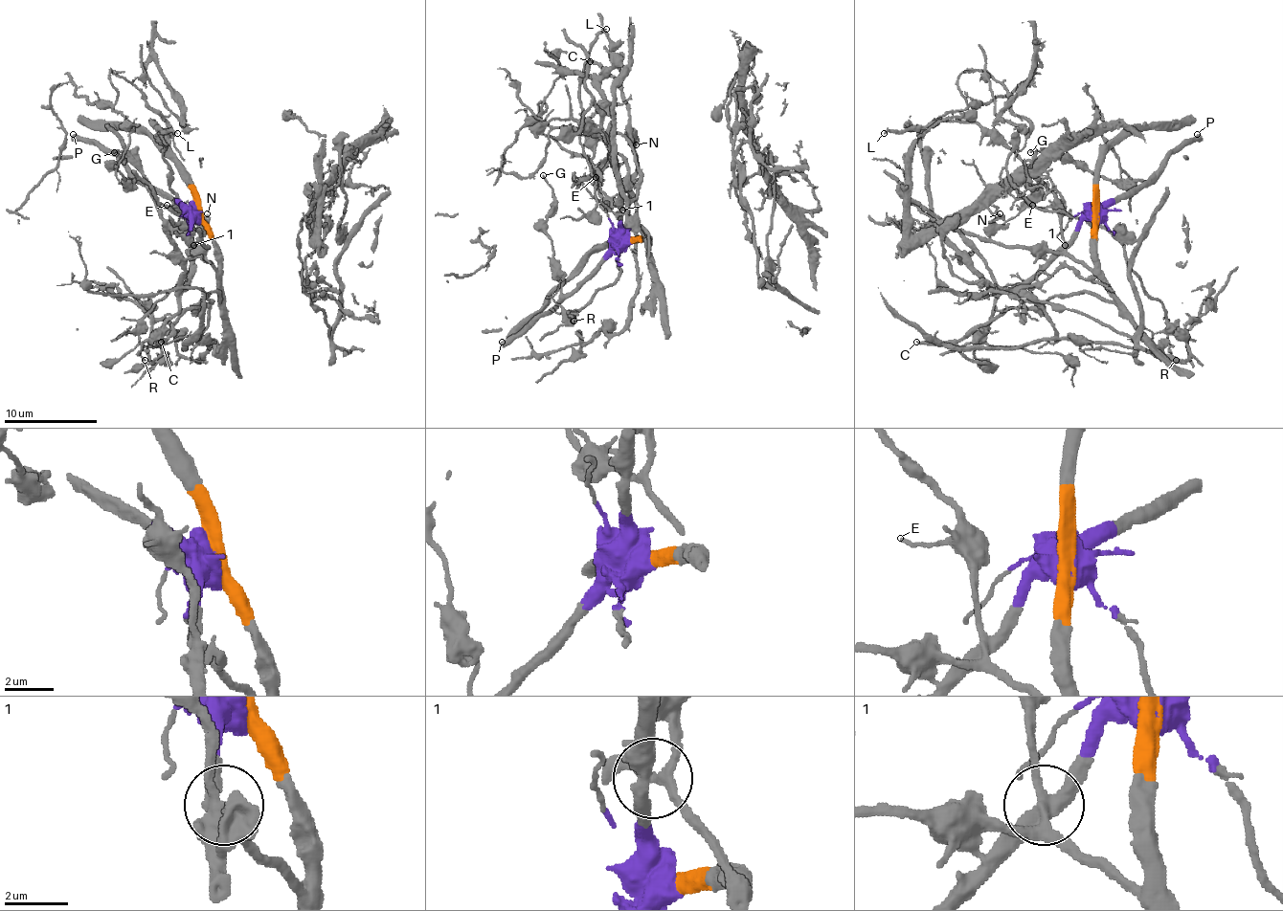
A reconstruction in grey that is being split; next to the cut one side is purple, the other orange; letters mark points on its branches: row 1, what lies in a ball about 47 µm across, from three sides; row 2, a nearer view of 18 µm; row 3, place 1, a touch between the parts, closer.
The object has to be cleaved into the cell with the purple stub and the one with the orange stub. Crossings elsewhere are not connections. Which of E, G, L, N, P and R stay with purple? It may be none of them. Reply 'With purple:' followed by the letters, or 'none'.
With purple: G, P, R

